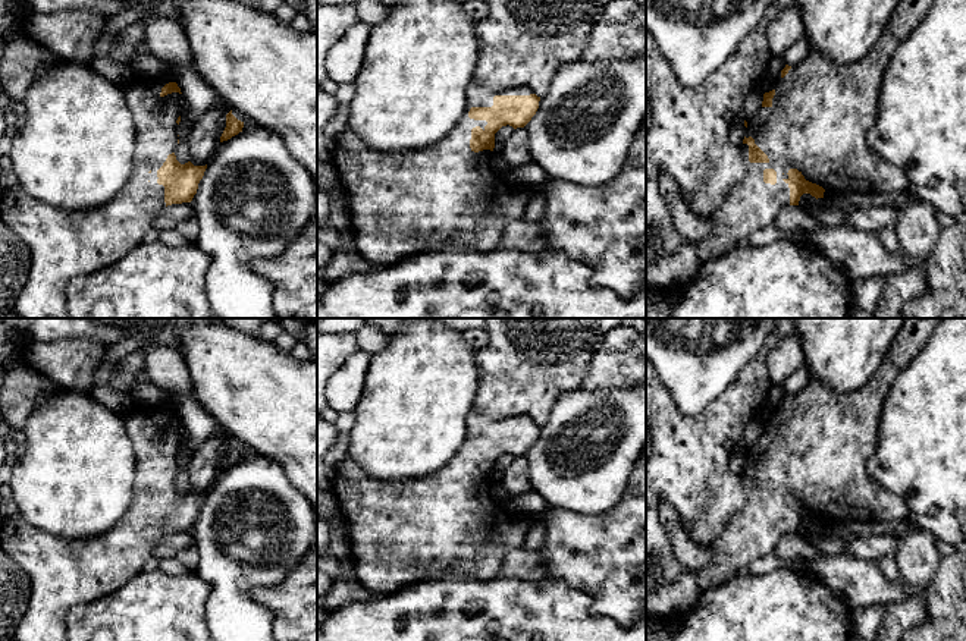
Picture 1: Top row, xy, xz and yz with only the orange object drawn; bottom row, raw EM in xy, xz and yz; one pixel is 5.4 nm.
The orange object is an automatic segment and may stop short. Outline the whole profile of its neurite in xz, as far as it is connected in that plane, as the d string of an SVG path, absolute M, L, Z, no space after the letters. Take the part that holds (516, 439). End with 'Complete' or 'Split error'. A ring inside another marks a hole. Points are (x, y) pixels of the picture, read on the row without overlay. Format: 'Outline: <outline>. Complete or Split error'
Outline: M476 411L465 422L467 436L455 456L427 477L379 481L348 456L339 459L330 491L346 522L352 575L367 590L386 594L451 571L493 579L505 556L523 547L534 521L527 516L506 522L490 488L495 462L506 453L524 456L536 443L540 425L526 415L492 420Z. Split error

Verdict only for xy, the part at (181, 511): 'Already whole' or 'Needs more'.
Needs more

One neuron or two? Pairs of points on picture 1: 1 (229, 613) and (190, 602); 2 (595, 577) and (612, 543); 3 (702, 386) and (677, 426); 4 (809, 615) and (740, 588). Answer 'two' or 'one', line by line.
1: two
2: one
3: two
4: one

